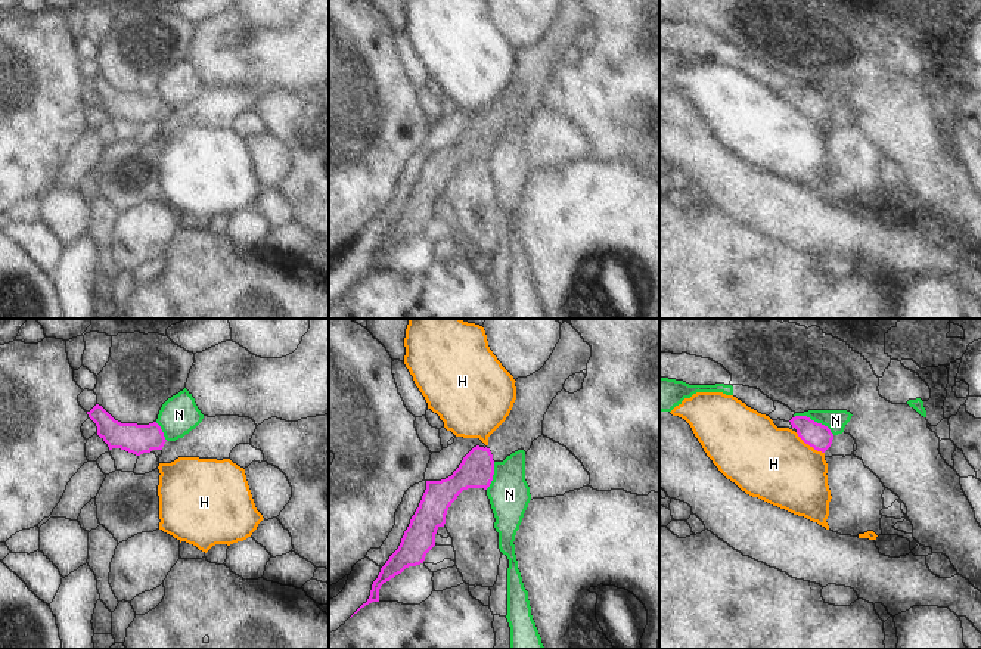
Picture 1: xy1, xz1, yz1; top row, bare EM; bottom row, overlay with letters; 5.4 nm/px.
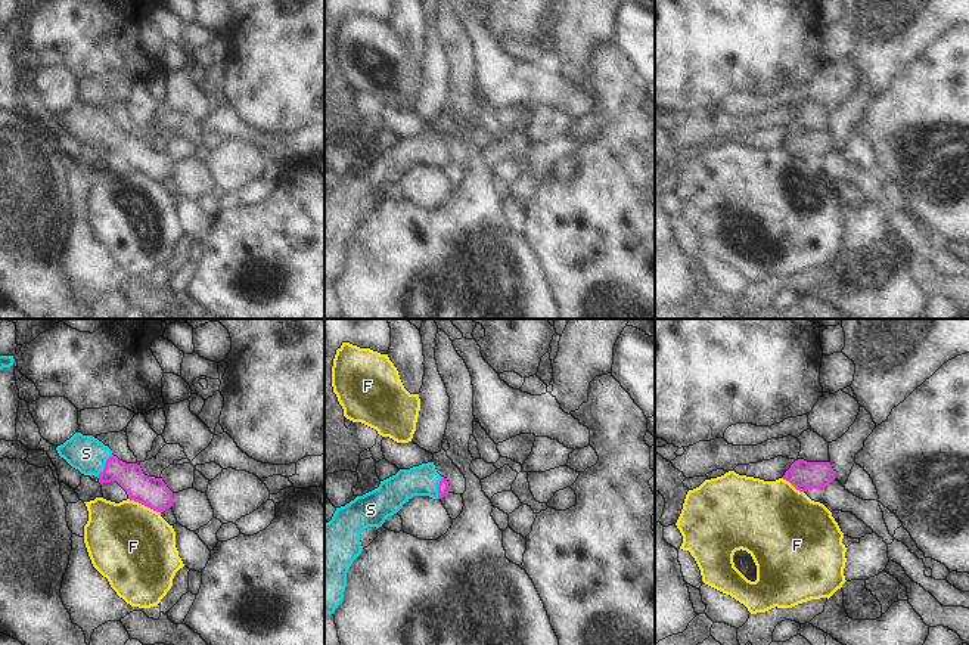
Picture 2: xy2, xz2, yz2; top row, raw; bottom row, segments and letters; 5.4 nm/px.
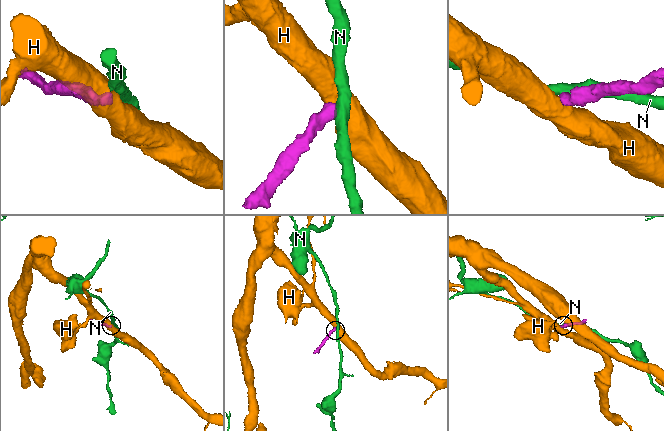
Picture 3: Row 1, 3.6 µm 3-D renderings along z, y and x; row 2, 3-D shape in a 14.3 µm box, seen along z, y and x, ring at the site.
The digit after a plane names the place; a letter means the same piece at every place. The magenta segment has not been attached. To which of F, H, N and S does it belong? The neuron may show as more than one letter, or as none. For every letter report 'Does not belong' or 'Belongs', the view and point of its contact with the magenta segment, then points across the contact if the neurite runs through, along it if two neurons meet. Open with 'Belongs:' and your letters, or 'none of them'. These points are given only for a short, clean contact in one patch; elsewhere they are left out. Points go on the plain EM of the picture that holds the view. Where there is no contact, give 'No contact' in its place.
Belongs: S
F: Does not belong. Touches magenta at xy2 (145, 174)
H: Does not belong. Touches magenta at yz1 (810, 115). Boundary: yz1 (795, 102), (823, 123)
N: Does not belong. Touches magenta at yz1 (813, 90). Boundary: yz1 (794, 86), (809, 86), (823, 93), (834, 103)
S: Belongs. Touches magenta at xy2 (105, 136). Path across: xy2 (142, 158), (129, 145), (105, 136), (86, 123)

